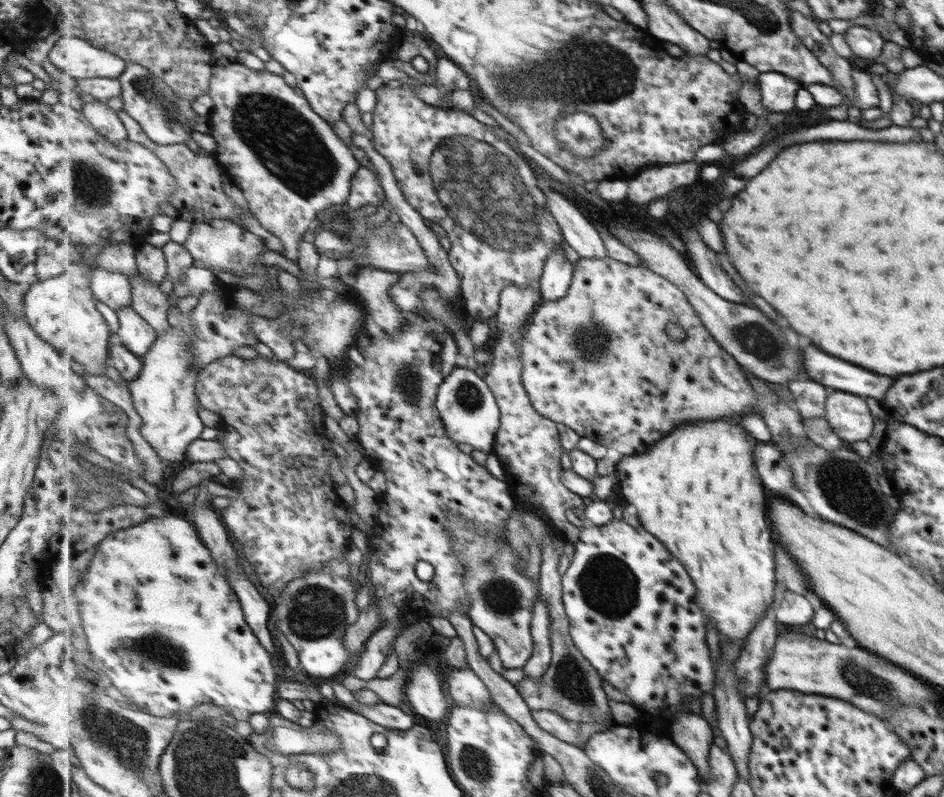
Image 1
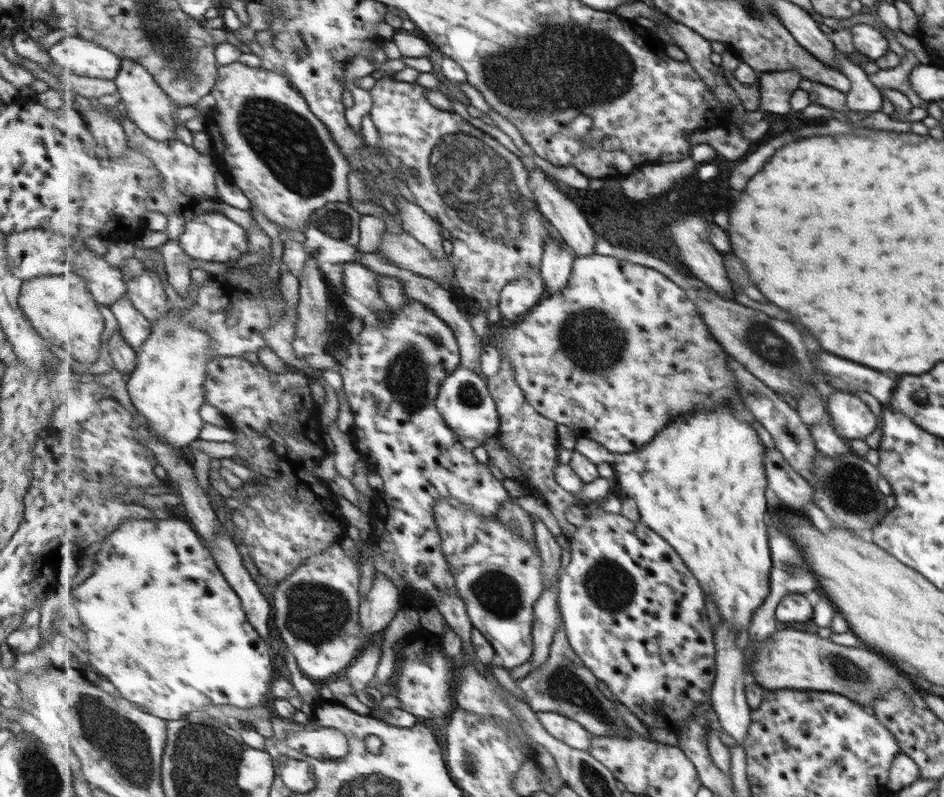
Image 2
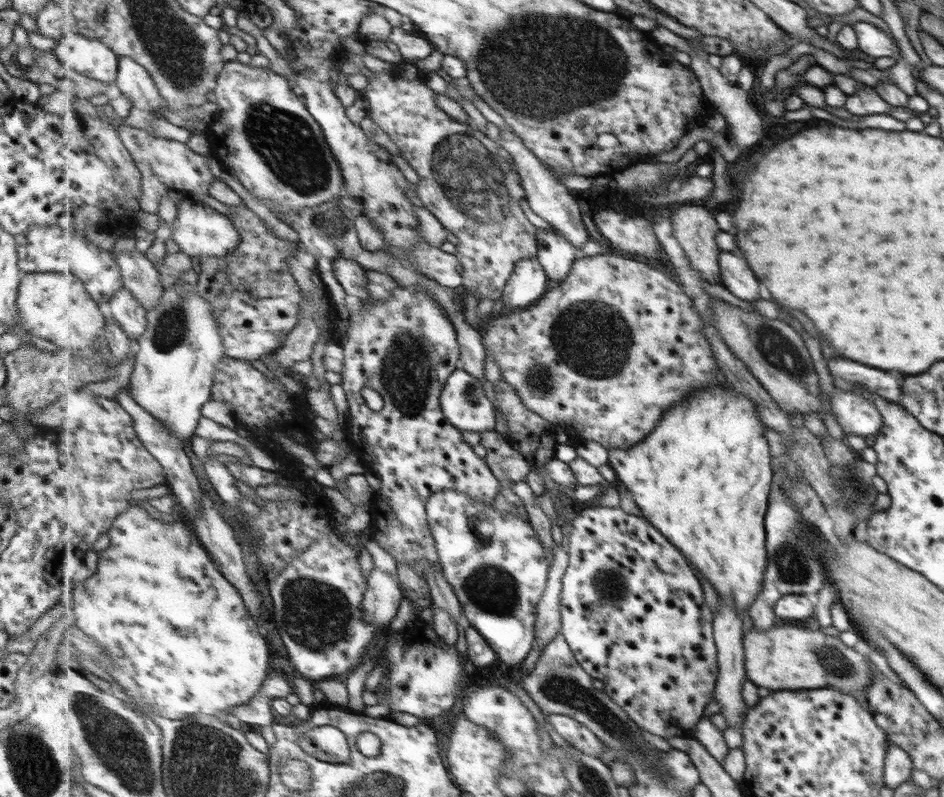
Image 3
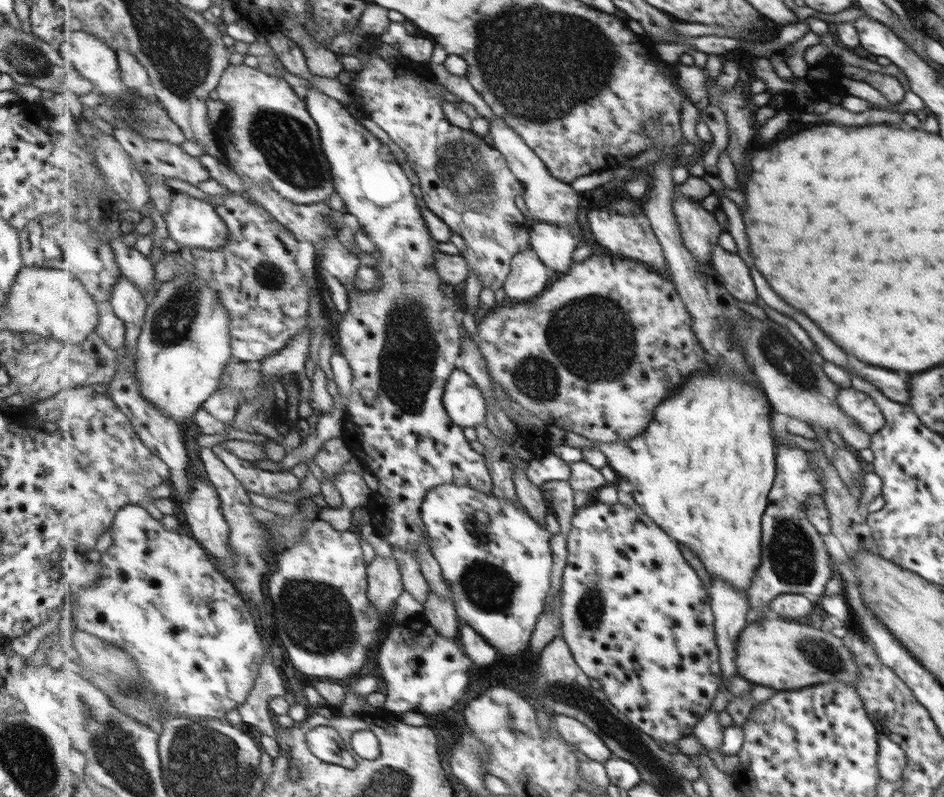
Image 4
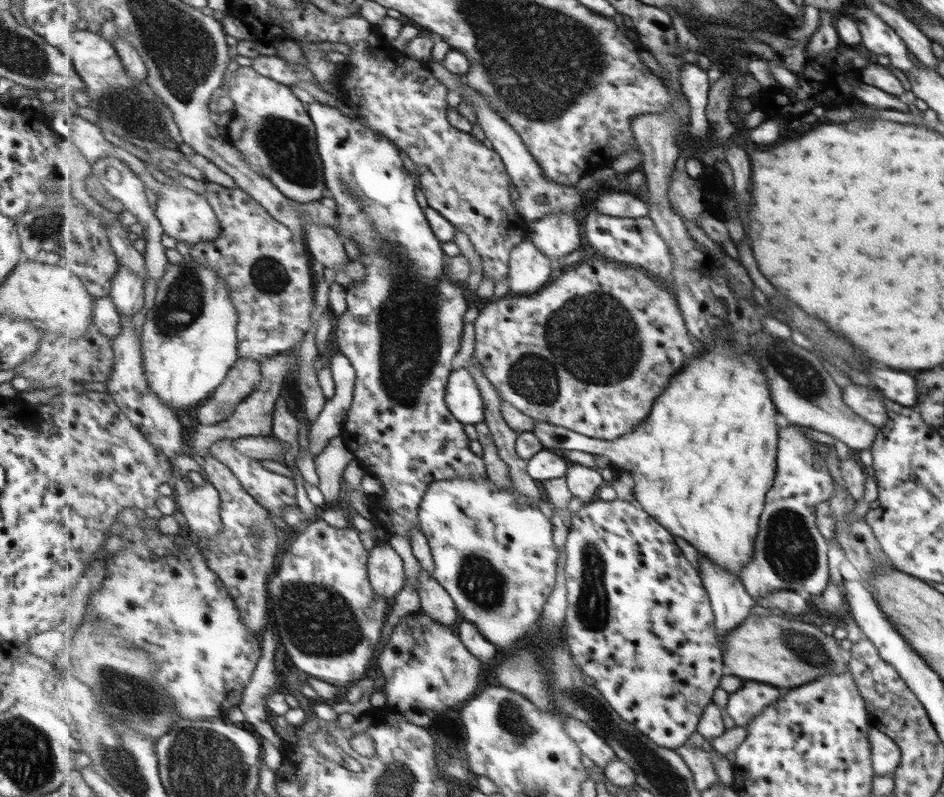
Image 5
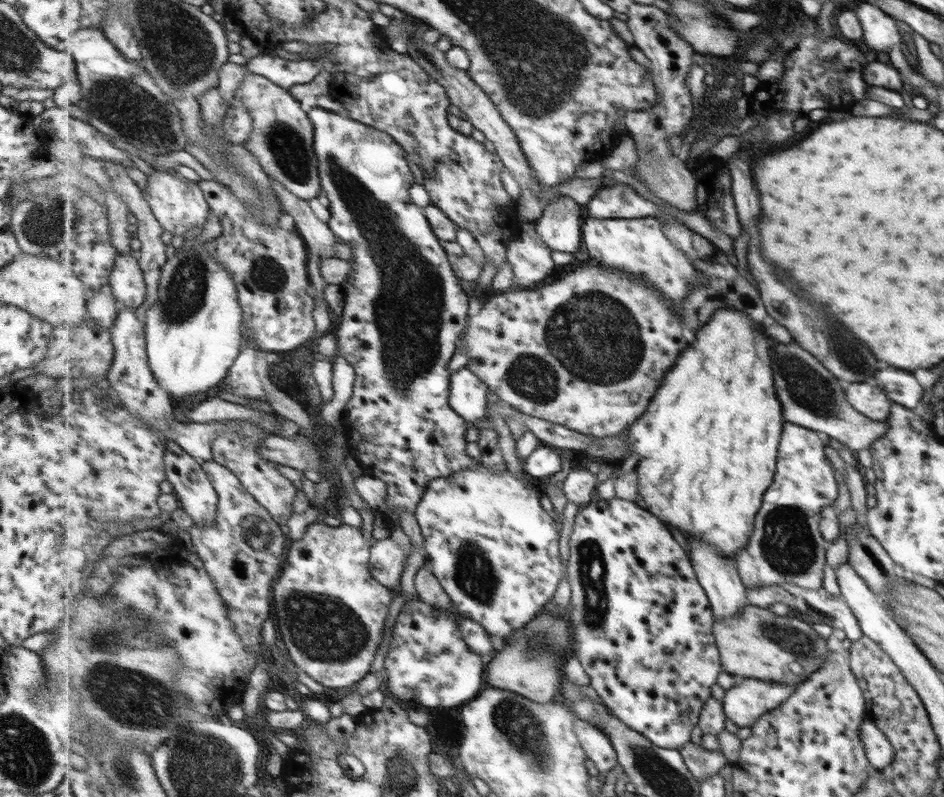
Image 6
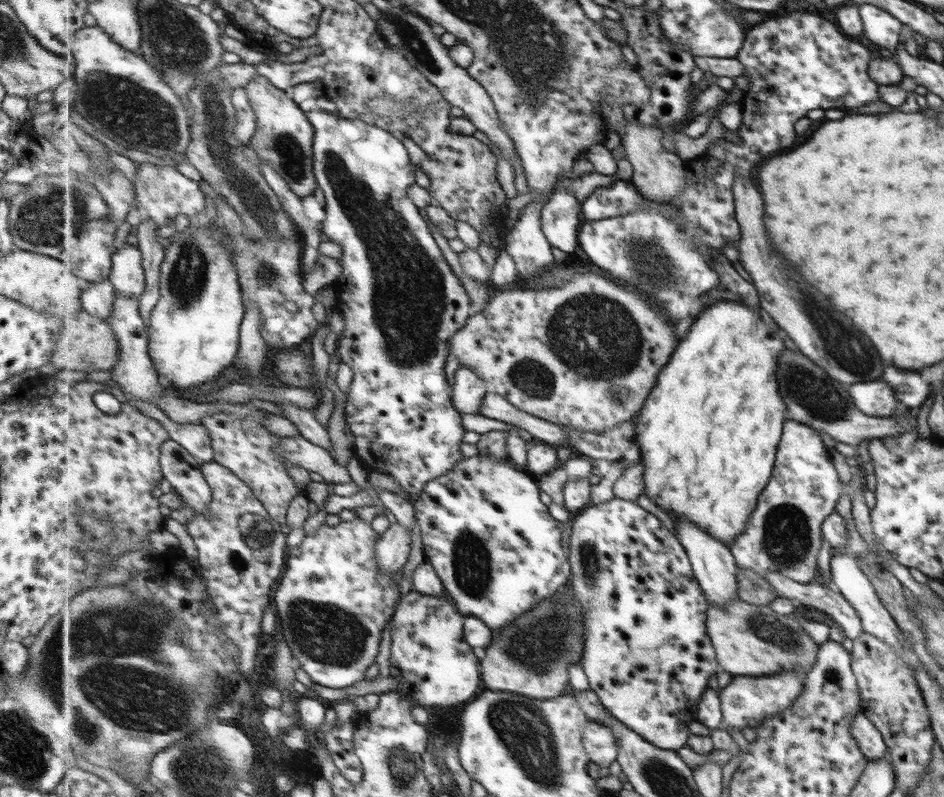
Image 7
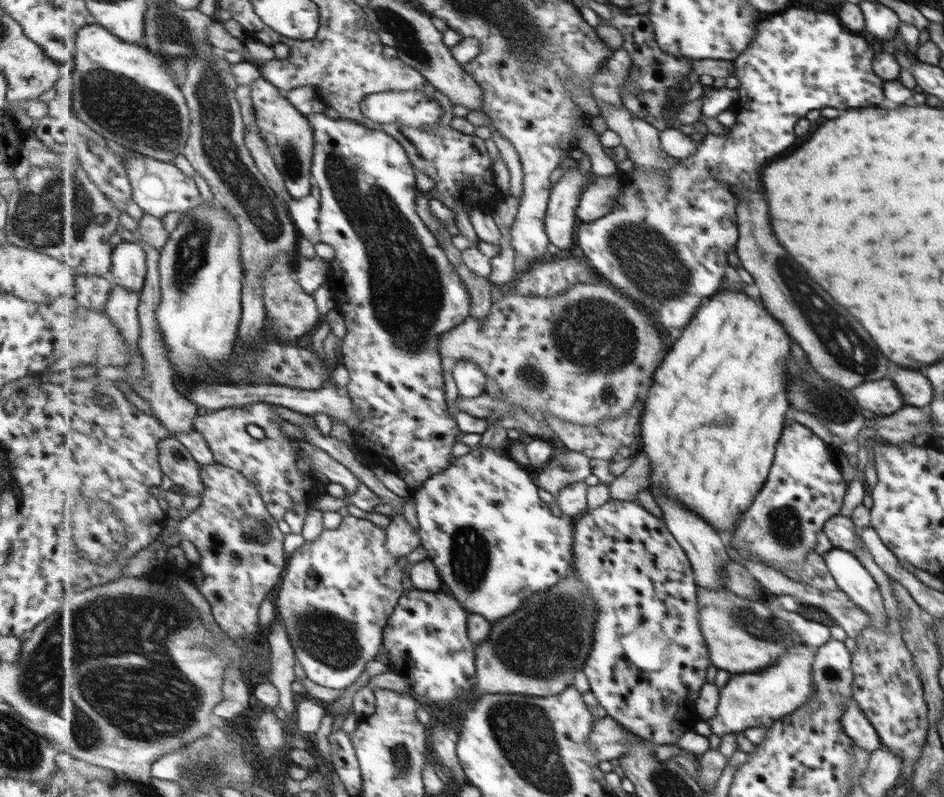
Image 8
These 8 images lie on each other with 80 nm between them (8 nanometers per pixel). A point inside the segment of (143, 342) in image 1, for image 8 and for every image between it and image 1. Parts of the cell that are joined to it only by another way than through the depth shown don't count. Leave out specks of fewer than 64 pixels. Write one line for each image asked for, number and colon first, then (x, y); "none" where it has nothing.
2: (136, 328)
3: (132, 316)
4: (127, 302)
5: (128, 290)
6: (128, 282)
7: (128, 275)
8: (129, 261)

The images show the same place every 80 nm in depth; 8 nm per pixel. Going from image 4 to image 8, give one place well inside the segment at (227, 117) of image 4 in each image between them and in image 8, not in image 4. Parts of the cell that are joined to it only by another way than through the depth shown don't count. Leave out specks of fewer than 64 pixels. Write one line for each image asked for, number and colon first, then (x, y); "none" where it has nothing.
5: (280, 141)
6: (282, 139)
7: (284, 138)
8: (289, 135)

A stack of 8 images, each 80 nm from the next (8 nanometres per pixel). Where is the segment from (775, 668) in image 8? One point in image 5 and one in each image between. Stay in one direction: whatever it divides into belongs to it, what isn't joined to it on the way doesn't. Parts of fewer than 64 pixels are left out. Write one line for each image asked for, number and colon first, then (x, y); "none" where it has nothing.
5: (742, 705)
6: (743, 703)
7: (746, 701)

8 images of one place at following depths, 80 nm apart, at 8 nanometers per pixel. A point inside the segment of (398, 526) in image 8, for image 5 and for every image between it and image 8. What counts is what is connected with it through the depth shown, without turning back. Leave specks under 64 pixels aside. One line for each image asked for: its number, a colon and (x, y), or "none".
5: (387, 574)
6: (388, 559)
7: (393, 549)

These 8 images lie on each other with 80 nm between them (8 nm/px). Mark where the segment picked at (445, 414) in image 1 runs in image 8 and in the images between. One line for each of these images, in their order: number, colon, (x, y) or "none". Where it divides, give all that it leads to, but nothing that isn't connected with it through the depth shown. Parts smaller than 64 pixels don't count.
2: (465, 401)
3: (464, 401)
4: (464, 401)
5: (464, 397)
6: (469, 396)
7: (469, 390)
8: (471, 381)

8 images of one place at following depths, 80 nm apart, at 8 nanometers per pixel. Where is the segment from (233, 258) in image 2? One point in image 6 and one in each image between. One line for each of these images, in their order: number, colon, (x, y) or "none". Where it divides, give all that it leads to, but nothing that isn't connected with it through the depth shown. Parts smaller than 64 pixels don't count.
3: (200, 230)
4: (194, 224)
5: (185, 215)
6: (180, 206)

